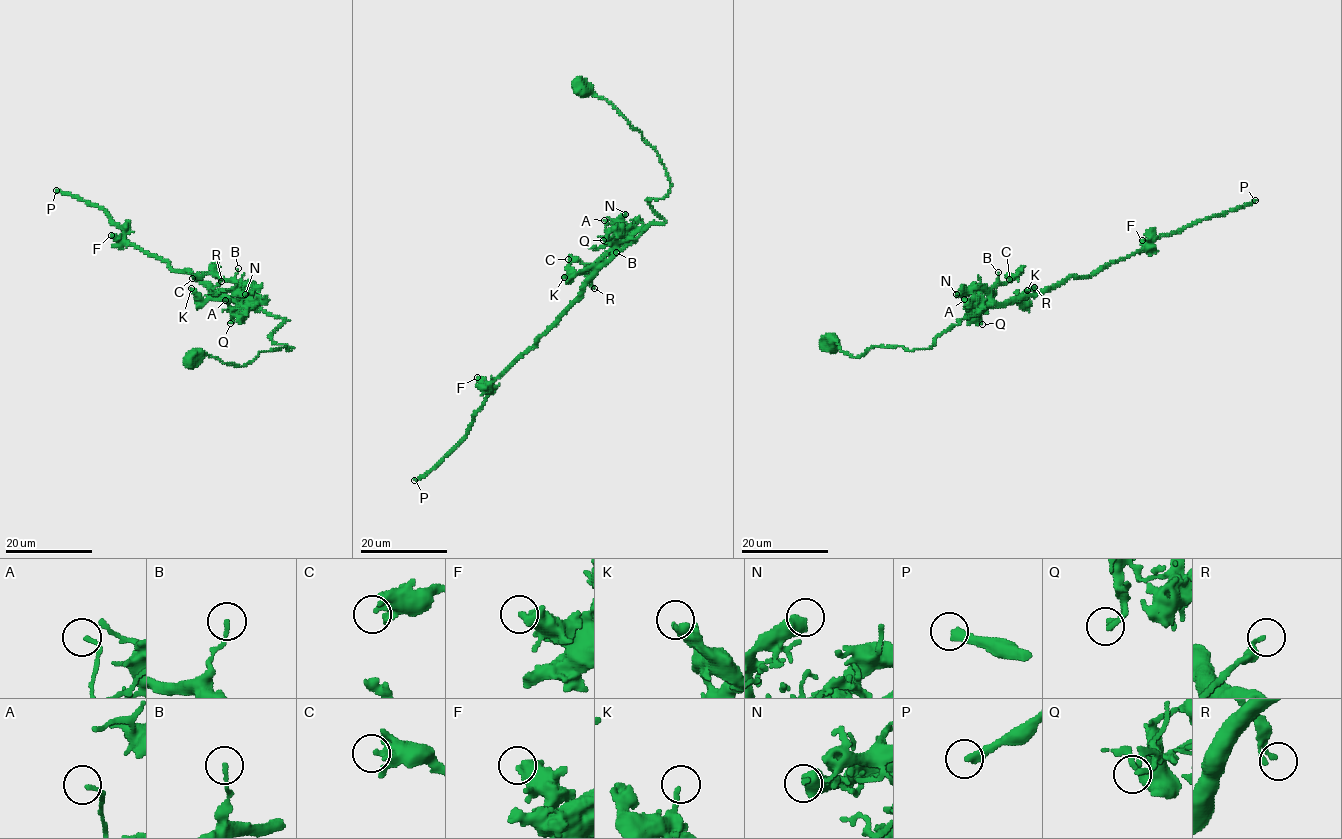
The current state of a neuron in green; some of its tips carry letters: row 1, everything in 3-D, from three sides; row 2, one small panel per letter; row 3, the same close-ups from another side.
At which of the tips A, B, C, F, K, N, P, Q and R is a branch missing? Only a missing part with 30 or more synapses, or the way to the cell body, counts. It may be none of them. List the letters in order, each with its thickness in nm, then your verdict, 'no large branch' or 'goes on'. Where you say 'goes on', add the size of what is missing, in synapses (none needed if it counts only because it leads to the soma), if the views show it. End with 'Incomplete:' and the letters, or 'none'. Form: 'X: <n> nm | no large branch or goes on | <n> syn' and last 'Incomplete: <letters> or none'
A: 140 nm | no large branch
B: 150 nm | no large branch
C: 260 nm | no large branch
F: 500 nm | no large branch
K: 180 nm | no large branch
N: 600 nm | no large branch
P: 360 nm | goes on | 80 syn
Q: 240 nm | no large branch
R: 160 nm | no large branch
Incomplete: P

